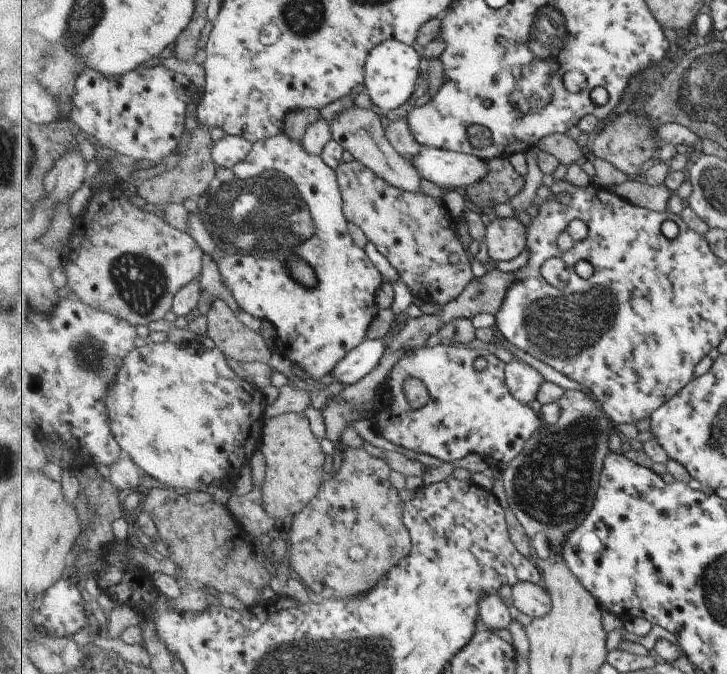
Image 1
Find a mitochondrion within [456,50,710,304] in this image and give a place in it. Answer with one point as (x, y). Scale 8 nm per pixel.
(633, 127)

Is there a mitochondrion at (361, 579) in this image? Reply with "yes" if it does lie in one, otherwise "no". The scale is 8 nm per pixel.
yes

